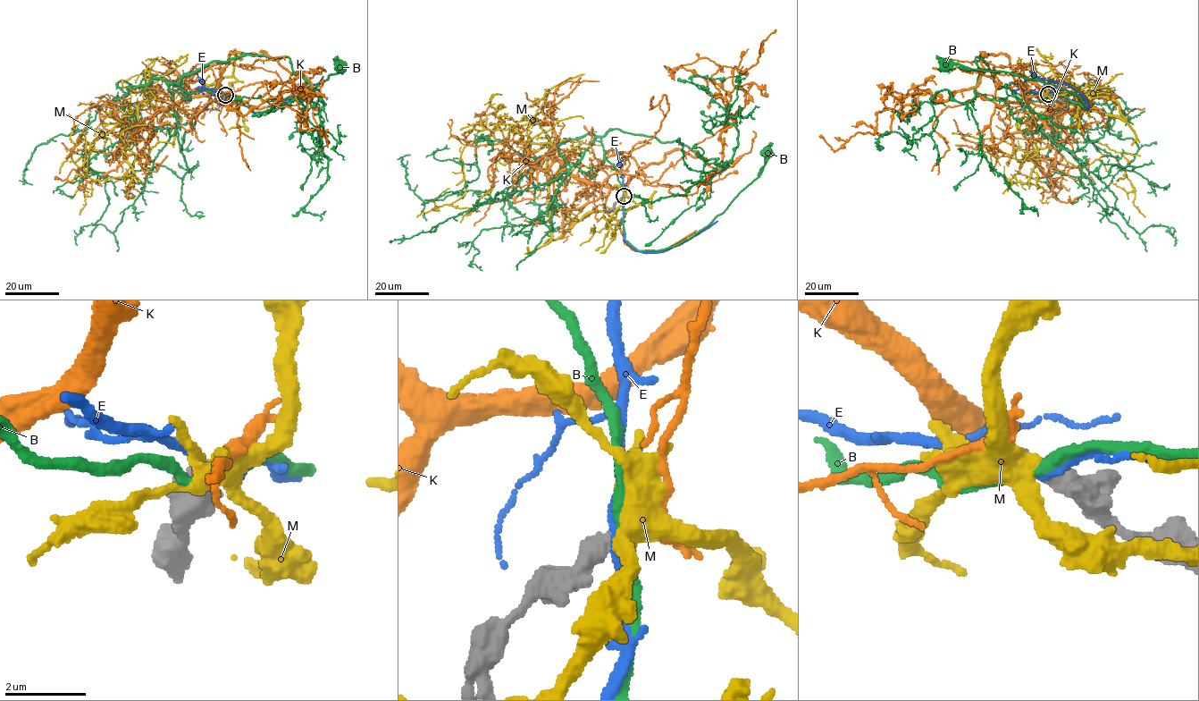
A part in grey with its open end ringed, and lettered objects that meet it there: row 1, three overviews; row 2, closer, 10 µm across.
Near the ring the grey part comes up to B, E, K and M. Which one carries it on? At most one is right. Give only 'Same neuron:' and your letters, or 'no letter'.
Same neuron: no letter

